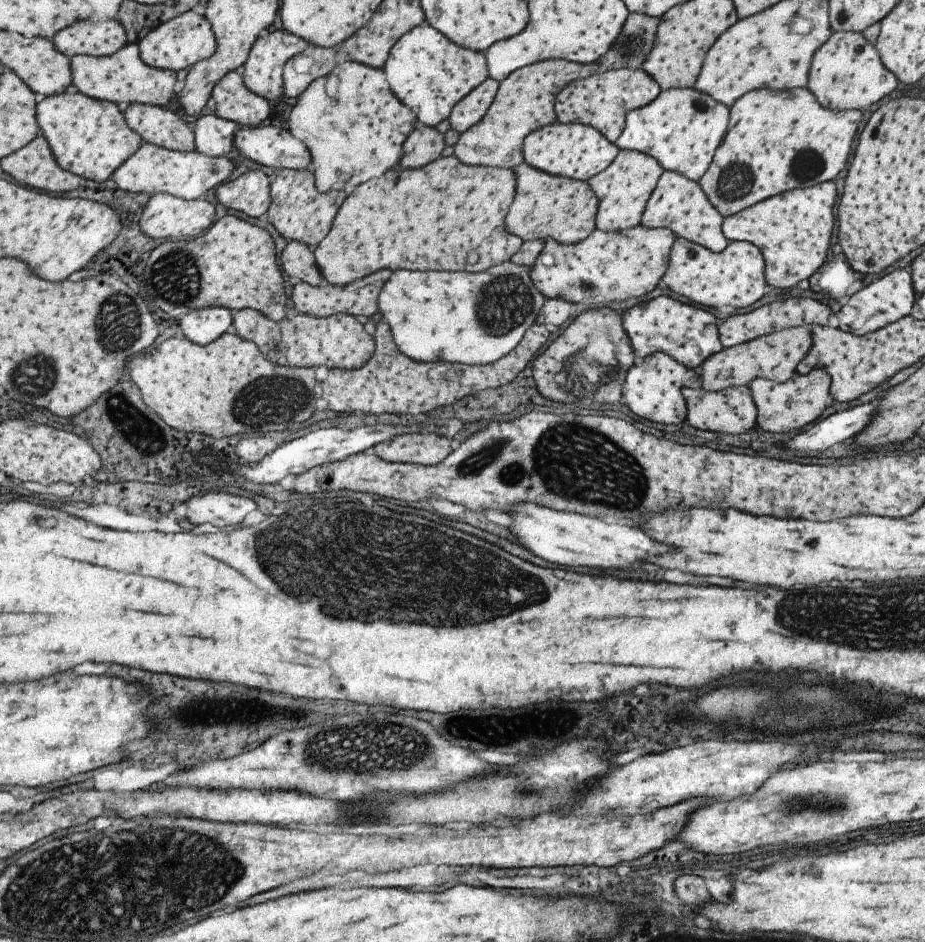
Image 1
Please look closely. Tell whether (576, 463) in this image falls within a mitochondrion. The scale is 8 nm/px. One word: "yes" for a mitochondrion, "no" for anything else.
yes

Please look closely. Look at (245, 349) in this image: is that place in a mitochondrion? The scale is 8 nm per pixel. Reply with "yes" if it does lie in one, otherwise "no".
no

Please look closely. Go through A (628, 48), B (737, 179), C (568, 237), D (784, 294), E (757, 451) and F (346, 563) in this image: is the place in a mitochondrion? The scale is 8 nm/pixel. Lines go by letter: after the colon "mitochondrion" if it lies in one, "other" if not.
A: mitochondrion
B: mitochondrion
C: other
D: other
E: other
F: mitochondrion

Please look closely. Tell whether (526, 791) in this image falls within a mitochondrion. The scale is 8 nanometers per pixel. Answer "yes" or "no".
no

